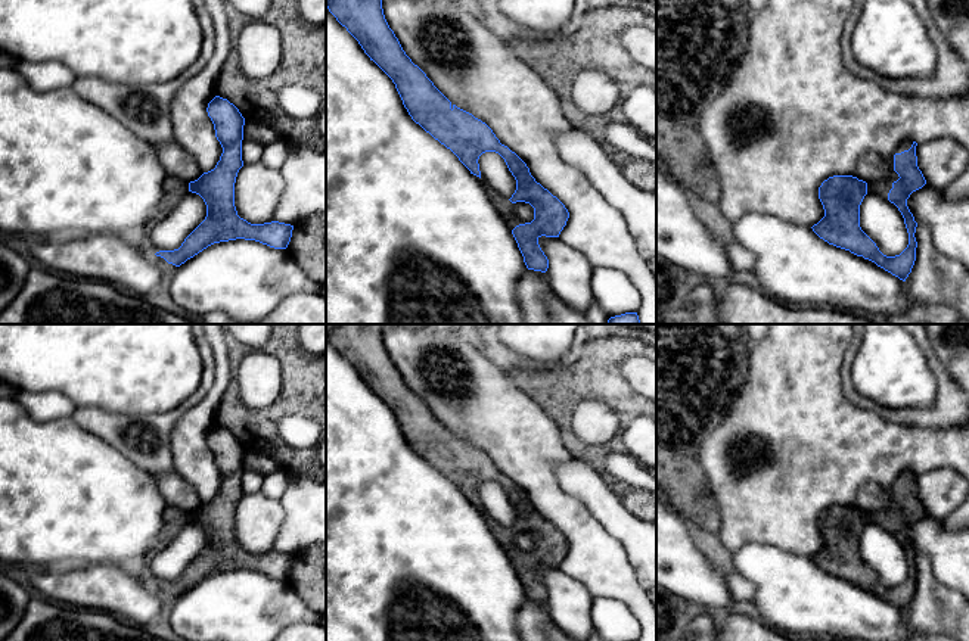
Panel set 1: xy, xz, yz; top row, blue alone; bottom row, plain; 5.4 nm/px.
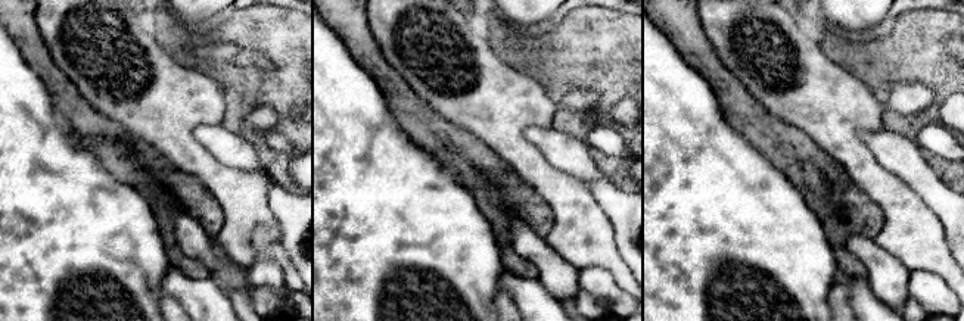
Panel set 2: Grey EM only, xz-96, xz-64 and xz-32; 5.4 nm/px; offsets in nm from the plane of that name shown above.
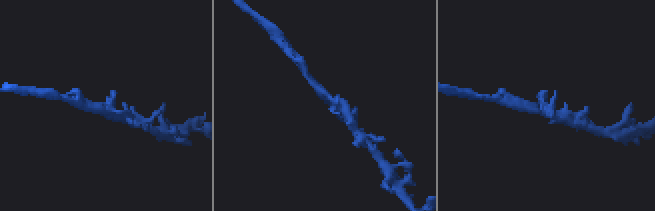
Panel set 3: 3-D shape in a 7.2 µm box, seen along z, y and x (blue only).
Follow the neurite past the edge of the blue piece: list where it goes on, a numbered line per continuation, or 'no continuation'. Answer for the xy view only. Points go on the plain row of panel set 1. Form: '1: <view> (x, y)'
1: xy (174, 519)

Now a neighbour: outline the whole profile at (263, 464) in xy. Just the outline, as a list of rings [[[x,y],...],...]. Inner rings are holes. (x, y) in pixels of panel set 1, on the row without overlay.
[[[245,451],[243,464],[249,466],[261,476],[282,470],[282,466],[279,466],[273,458],[252,451]]]

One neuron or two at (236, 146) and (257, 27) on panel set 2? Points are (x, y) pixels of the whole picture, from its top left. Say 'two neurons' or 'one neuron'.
two neurons

